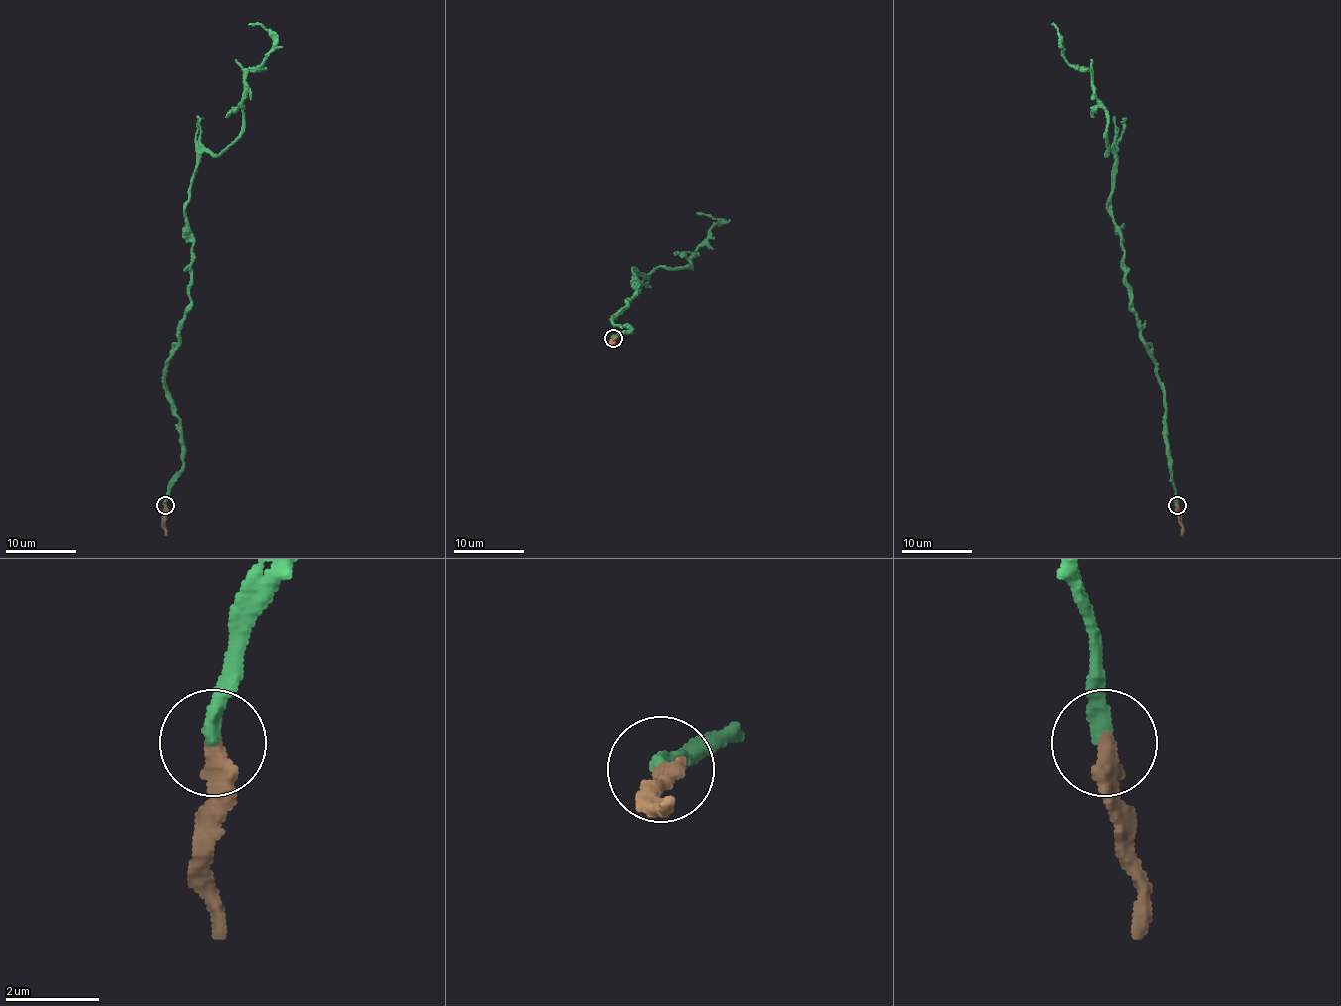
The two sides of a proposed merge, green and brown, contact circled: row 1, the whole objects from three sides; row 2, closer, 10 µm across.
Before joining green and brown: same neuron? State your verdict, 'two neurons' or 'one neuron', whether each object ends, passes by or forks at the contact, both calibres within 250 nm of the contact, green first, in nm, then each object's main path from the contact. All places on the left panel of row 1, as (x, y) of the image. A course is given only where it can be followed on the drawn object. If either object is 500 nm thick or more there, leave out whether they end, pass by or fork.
one neuron; green ends there; brown ends there; 320 nm thick on the green side, 440 nm on the other; green runs (164, 506), (185, 208), (273, 44), (249, 23); brown runs (164, 506), (166, 534)

